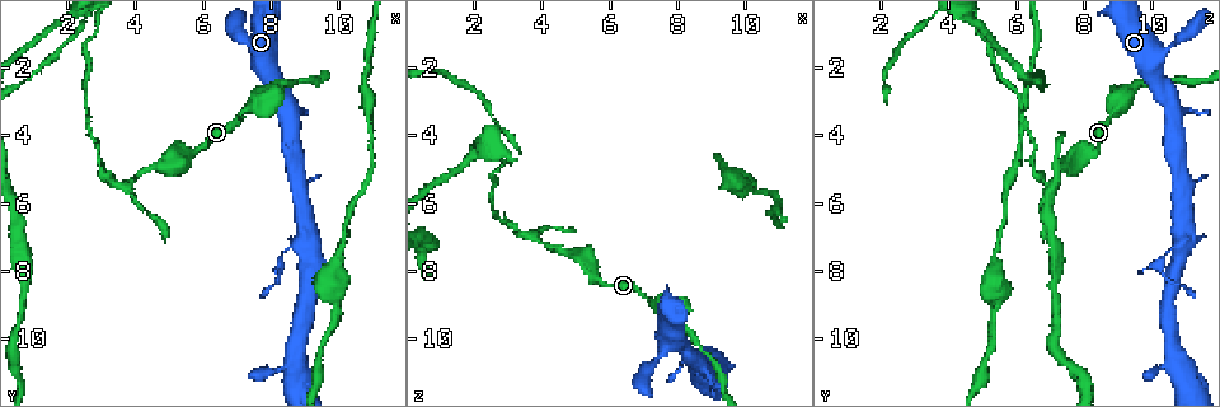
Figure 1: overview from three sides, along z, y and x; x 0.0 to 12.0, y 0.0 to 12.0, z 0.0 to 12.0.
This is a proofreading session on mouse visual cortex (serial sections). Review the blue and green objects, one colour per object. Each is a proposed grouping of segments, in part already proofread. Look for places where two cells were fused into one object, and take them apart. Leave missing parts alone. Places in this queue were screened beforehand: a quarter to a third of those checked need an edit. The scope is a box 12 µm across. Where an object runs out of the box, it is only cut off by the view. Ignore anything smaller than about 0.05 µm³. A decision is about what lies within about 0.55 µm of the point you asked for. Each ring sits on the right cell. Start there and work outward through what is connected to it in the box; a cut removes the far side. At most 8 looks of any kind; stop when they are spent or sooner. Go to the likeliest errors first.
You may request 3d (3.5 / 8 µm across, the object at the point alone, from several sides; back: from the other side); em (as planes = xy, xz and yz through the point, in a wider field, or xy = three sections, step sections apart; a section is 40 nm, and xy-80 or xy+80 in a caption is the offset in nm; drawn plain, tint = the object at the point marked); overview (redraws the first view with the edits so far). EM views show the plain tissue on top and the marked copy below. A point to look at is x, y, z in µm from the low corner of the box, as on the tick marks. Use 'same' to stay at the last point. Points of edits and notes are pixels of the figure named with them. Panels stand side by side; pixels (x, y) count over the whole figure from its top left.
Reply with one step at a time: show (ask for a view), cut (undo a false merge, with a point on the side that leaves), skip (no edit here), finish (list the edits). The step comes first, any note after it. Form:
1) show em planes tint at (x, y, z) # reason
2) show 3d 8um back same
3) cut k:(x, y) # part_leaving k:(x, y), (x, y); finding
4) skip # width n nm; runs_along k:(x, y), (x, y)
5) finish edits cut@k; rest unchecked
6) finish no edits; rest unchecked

show 3d 3.5um back at (3.7, 5.5, 6.9) # a fork

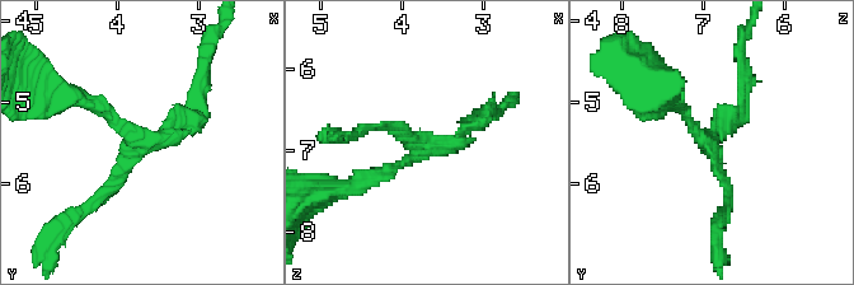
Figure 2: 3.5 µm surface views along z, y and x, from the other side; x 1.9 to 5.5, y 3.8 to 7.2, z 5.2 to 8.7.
show em xy step 5 tint at (3.75, 5.50, 7.00) # now the EM

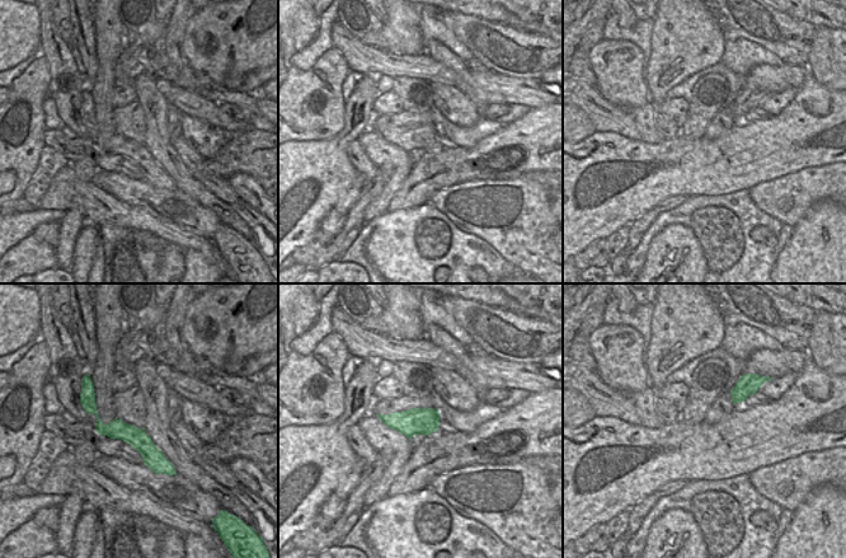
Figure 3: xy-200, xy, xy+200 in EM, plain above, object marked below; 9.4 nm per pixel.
cut 2:(193, 98) # width 260 nm; part_leaving 2:(421, 149), (441, 145), (491, 110); a second cell is stuck on

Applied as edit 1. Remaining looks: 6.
show overview

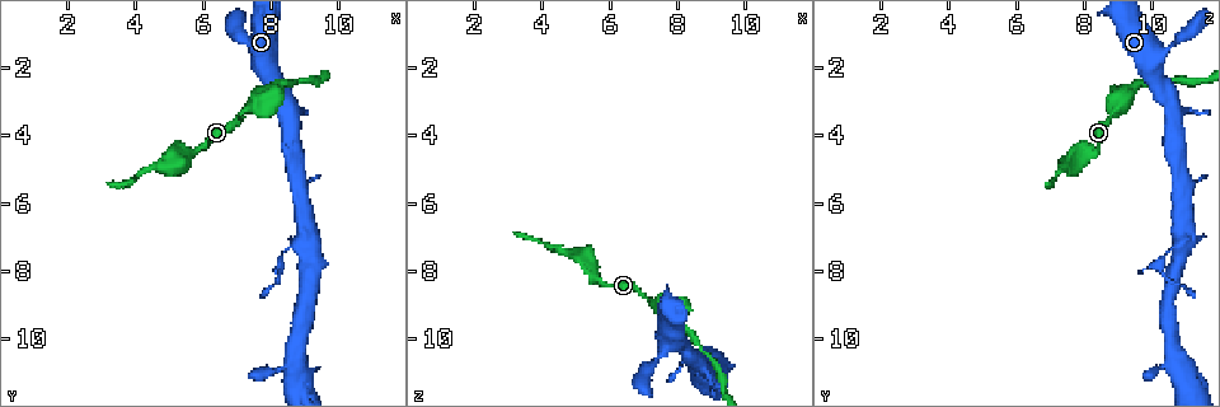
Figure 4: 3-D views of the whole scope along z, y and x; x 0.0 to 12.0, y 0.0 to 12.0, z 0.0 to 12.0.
show 3d 3.5um at (8.4, 7.4, 10.4) # thin neck

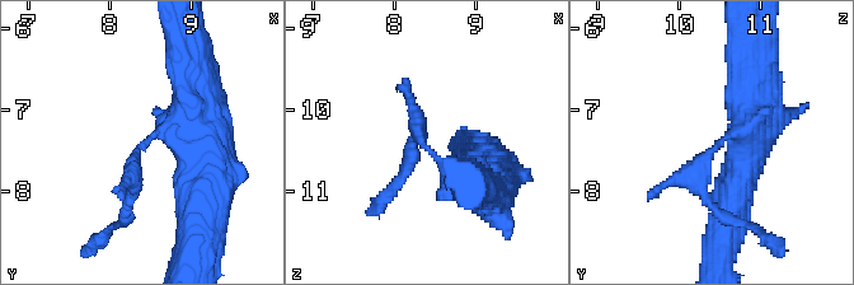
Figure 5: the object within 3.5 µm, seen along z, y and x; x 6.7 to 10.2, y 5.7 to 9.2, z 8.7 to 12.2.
show em xy step 5 tint at (8.40, 7.45, 10.50) # shape alone is not enough

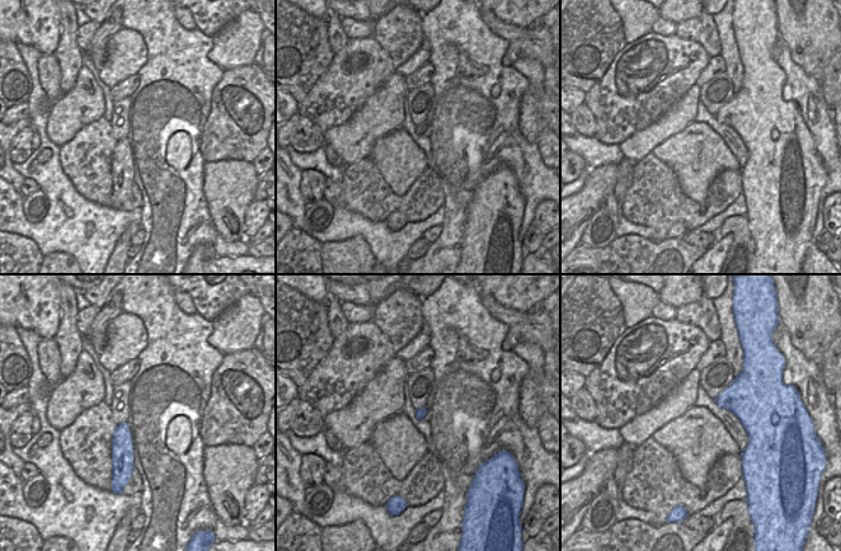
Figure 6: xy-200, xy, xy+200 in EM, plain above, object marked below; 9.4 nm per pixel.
cut 5:(698, 187) # part_leaving 5:(136, 152), (125, 222), (108, 229); two cells meet here

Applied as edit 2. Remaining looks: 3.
show overview

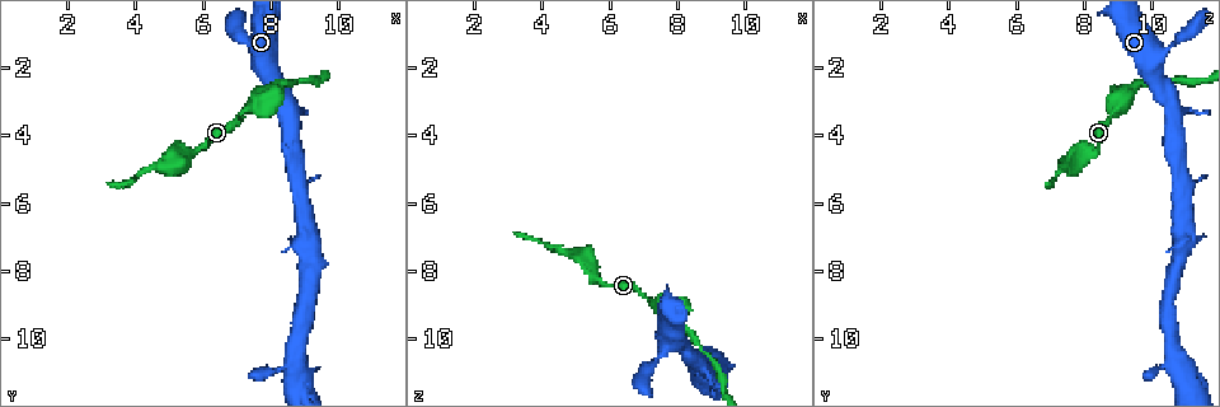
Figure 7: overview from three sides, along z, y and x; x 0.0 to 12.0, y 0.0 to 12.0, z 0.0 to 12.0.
show 3d 3.5um at (8.6, 10.7, 10.5) # sudden change in width

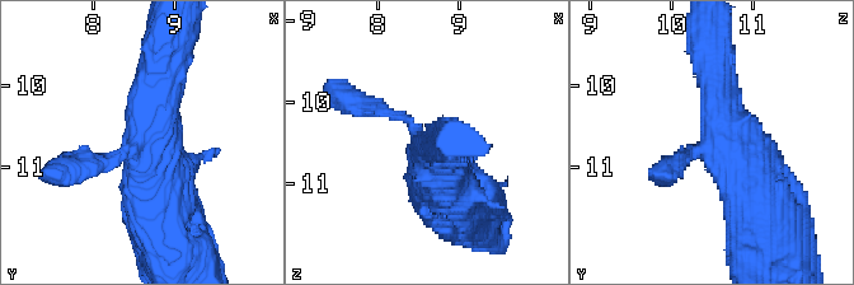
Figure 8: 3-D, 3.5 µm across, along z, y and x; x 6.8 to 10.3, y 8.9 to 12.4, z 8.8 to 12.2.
show em xy step 3 tint at (8.50, 10.75, 10.45) # arms 3; arm_widths 200, 500, 600 nm; now the EM

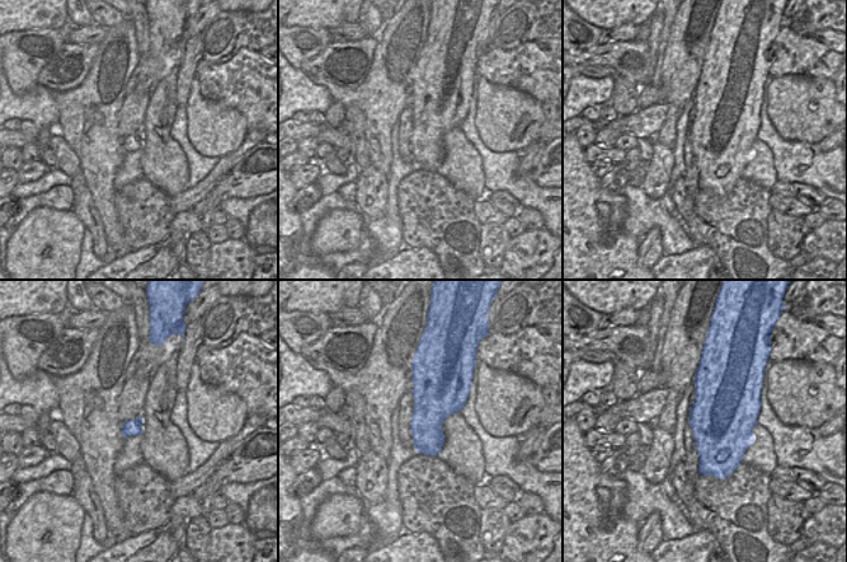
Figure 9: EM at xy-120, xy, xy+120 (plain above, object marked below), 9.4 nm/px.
skip # runs_along 8:(163, 74), (148, 136), (69, 168); continuous, no second cell

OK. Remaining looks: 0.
finish edits cut@2, cut@5; rest unchecked

